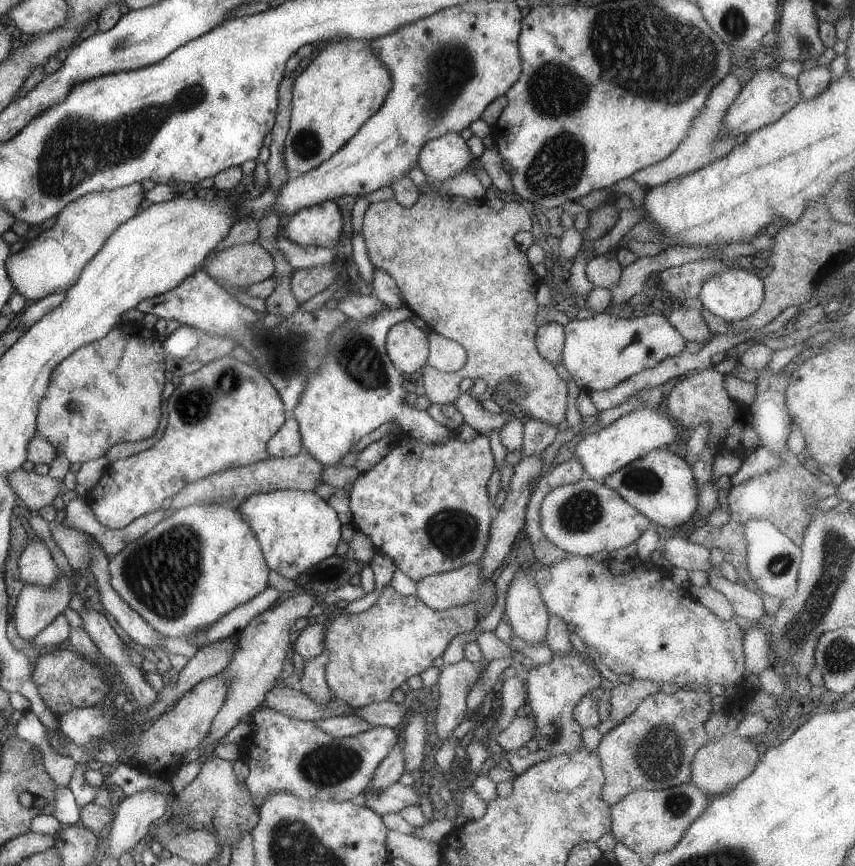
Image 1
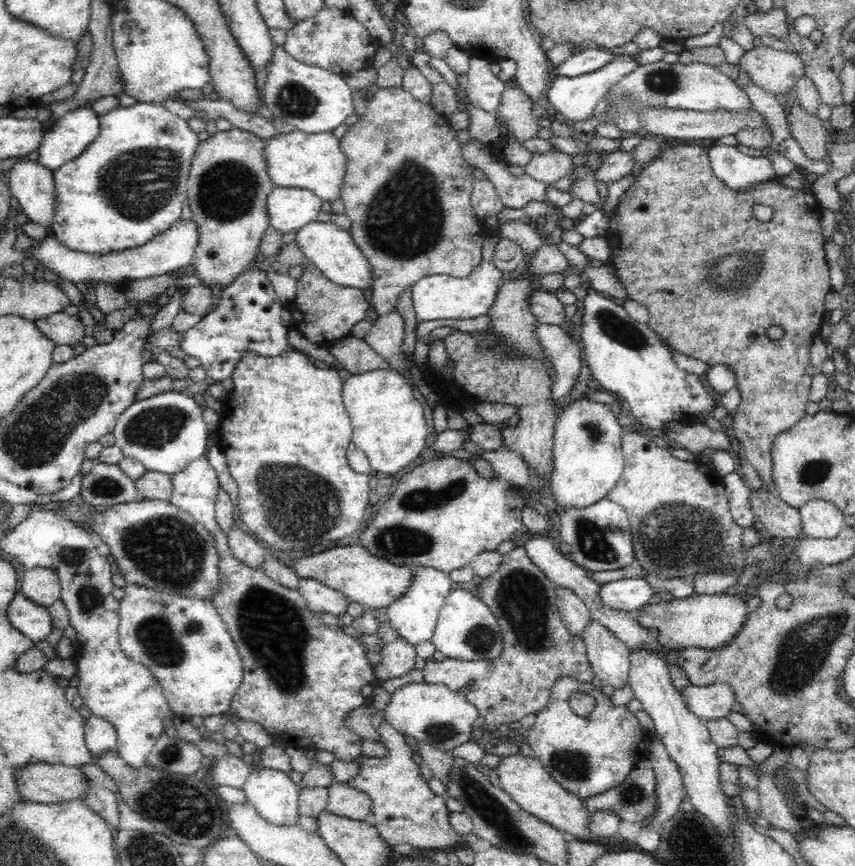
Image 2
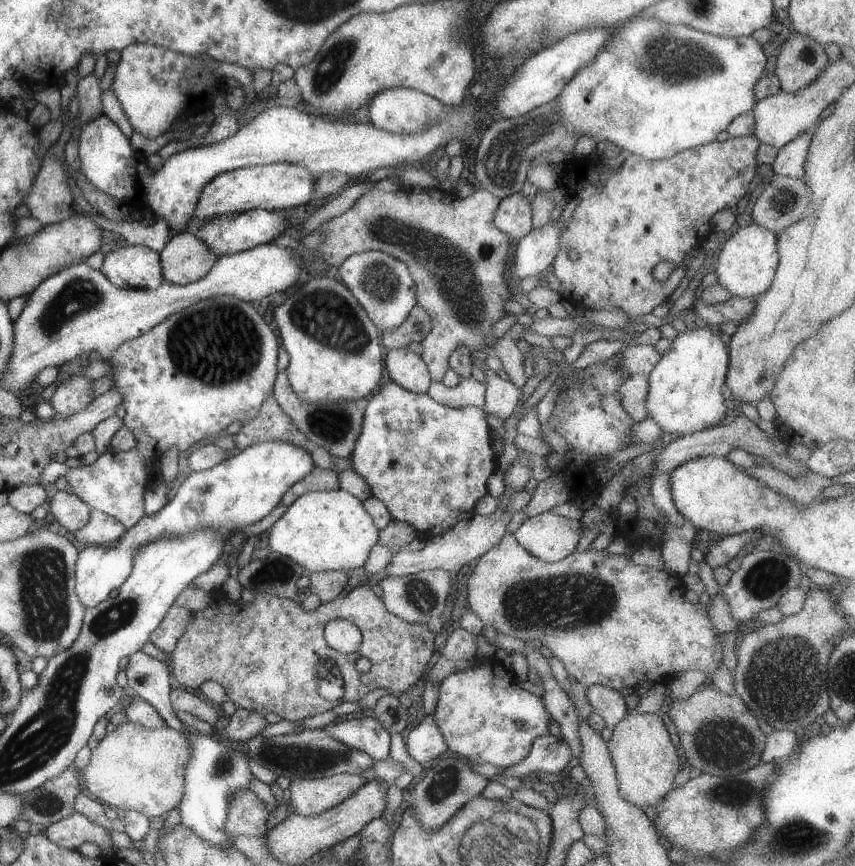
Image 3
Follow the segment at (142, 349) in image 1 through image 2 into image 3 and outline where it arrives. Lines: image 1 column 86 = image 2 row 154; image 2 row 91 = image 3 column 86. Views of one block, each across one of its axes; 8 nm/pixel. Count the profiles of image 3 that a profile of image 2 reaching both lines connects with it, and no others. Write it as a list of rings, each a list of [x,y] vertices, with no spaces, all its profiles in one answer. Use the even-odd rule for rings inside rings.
[[[84,376],[66,378],[50,398],[50,405],[54,411],[62,415],[70,415],[86,407],[96,398],[91,388],[92,381]]]

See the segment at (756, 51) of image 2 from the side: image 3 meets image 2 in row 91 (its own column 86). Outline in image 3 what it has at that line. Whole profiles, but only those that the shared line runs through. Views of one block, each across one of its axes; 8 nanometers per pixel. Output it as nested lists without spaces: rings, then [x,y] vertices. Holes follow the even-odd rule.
[[[126,722],[91,750],[90,761],[82,772],[83,790],[121,814],[137,811],[148,818],[166,817],[169,811],[177,808],[183,797],[188,757],[187,739],[174,728],[164,726],[151,730]]]

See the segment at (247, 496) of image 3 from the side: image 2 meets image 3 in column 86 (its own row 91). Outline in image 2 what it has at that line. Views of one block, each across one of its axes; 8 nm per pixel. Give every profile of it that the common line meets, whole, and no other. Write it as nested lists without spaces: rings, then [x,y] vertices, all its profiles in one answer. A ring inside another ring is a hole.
[[[620,55],[608,65],[600,68],[600,70],[583,76],[555,77],[552,80],[552,86],[548,88],[548,92],[543,97],[545,109],[551,116],[551,129],[554,136],[562,136],[562,138],[581,139],[584,133],[570,129],[566,122],[578,122],[579,120],[588,120],[596,108],[598,101],[603,100],[605,95],[611,91],[612,86],[624,78],[626,74],[634,72],[638,67],[638,59],[636,56]]]

